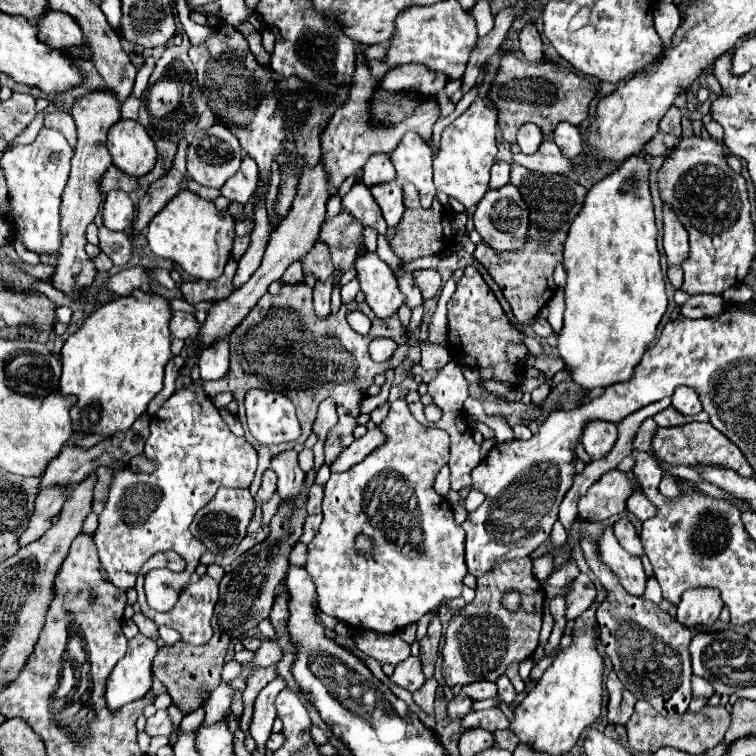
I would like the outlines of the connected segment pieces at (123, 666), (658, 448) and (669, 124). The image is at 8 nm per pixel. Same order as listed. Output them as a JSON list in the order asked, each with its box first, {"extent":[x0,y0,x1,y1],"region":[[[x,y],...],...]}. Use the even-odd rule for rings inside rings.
[{"extent":[106,635,156,711],"region":[[[136,635],[128,641],[126,657],[116,663],[106,683],[106,703],[110,711],[118,711],[126,703],[142,699],[150,691],[150,667],[156,651],[156,643],[144,635]]]},{"extent":[652,423,754,477],"region":[[[688,423],[680,427],[658,427],[654,437],[652,437],[652,449],[654,455],[660,459],[660,463],[668,465],[688,465],[688,467],[728,467],[740,477],[752,477],[754,471],[748,467],[748,461],[744,459],[742,451],[730,441],[716,431],[710,423]]]},{"extent":[660,105,682,137],"region":[[[672,105],[668,109],[668,113],[664,115],[664,119],[660,121],[660,131],[668,133],[668,135],[674,135],[674,137],[682,135],[682,113],[676,105]]]}]

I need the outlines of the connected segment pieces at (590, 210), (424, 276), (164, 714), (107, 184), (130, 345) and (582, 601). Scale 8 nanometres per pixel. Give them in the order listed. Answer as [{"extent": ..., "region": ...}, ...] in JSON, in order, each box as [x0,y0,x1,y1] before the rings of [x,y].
[{"extent":[558,155,668,387],"region":[[[640,155],[640,165],[620,165],[604,179],[592,185],[586,193],[584,207],[576,215],[566,245],[564,245],[564,269],[566,269],[566,313],[564,327],[558,333],[558,353],[566,367],[572,369],[572,379],[584,387],[608,387],[632,377],[632,369],[640,363],[644,351],[656,337],[658,323],[666,313],[668,299],[664,291],[664,277],[660,269],[660,255],[656,247],[656,219],[650,197],[650,165]]]},{"extent":[412,269,442,299],"region":[[[418,269],[412,275],[414,275],[414,283],[420,287],[424,299],[432,299],[438,293],[440,283],[442,283],[438,271],[434,271],[434,269]]]},{"extent":[146,709,174,739],"region":[[[158,709],[152,717],[148,717],[146,733],[148,733],[150,737],[164,735],[164,737],[170,739],[170,735],[174,733],[174,725],[172,725],[172,717],[170,717],[168,709]]]},{"extent":[102,165,140,195],"region":[[[114,165],[106,171],[106,175],[104,175],[104,179],[102,179],[102,193],[104,193],[104,195],[106,195],[108,191],[114,191],[114,189],[122,189],[122,191],[126,191],[126,193],[132,193],[132,191],[136,191],[136,187],[140,187],[140,185],[138,185],[138,179],[126,175],[124,171],[120,171],[120,169],[114,167]]]},{"extent":[60,291,172,449],"region":[[[134,291],[128,297],[118,297],[94,313],[86,317],[82,327],[72,333],[62,347],[62,377],[60,377],[60,393],[76,395],[76,405],[70,409],[72,417],[72,435],[68,445],[90,449],[96,443],[110,439],[118,431],[128,431],[132,423],[146,411],[152,397],[162,389],[164,381],[164,365],[172,357],[170,353],[170,303],[154,293]]]},{"extent":[566,573,598,619],"region":[[[580,573],[572,585],[572,591],[566,595],[566,619],[576,619],[580,613],[584,613],[596,601],[598,593],[594,583],[584,573]]]}]

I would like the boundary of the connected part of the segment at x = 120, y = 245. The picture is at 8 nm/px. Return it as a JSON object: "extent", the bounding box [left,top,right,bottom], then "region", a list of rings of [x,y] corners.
{"extent":[100,227,132,267],"region":[[[100,227],[100,249],[114,261],[114,265],[122,267],[132,257],[132,235],[130,231],[108,231],[106,227]]]}

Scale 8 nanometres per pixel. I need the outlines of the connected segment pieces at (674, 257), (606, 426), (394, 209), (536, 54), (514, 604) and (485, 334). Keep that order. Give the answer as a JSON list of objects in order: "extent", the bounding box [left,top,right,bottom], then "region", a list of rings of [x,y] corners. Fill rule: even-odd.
[{"extent":[662,205,688,265],"region":[[[664,205],[664,239],[662,239],[668,265],[682,265],[688,257],[688,233],[682,223],[676,219],[670,207]]]},{"extent":[582,419,616,459],"region":[[[594,419],[582,431],[582,445],[592,459],[604,457],[616,443],[616,425]]]},{"extent":[370,181,404,227],"region":[[[390,181],[390,183],[380,183],[370,187],[372,197],[382,209],[382,215],[388,223],[388,227],[396,227],[398,221],[402,219],[404,213],[404,203],[402,203],[402,185],[400,181]]]},{"extent":[520,23,544,63],"region":[[[528,23],[522,33],[520,33],[520,49],[524,53],[524,57],[532,63],[540,63],[544,59],[544,53],[542,53],[542,37],[536,29],[534,23]]]},{"extent":[502,591,522,611],"region":[[[508,591],[508,593],[504,593],[502,603],[508,611],[518,611],[520,609],[520,599],[522,599],[522,595],[518,591]]]},{"extent":[448,267,526,387],"region":[[[474,267],[464,269],[464,277],[460,279],[452,299],[448,301],[448,351],[452,359],[460,365],[468,367],[490,367],[494,379],[504,385],[516,387],[524,373],[522,367],[508,361],[506,347],[510,343],[522,343],[526,337],[524,331],[516,329],[506,317],[502,305],[498,303],[492,289],[486,285],[482,275]]]}]

